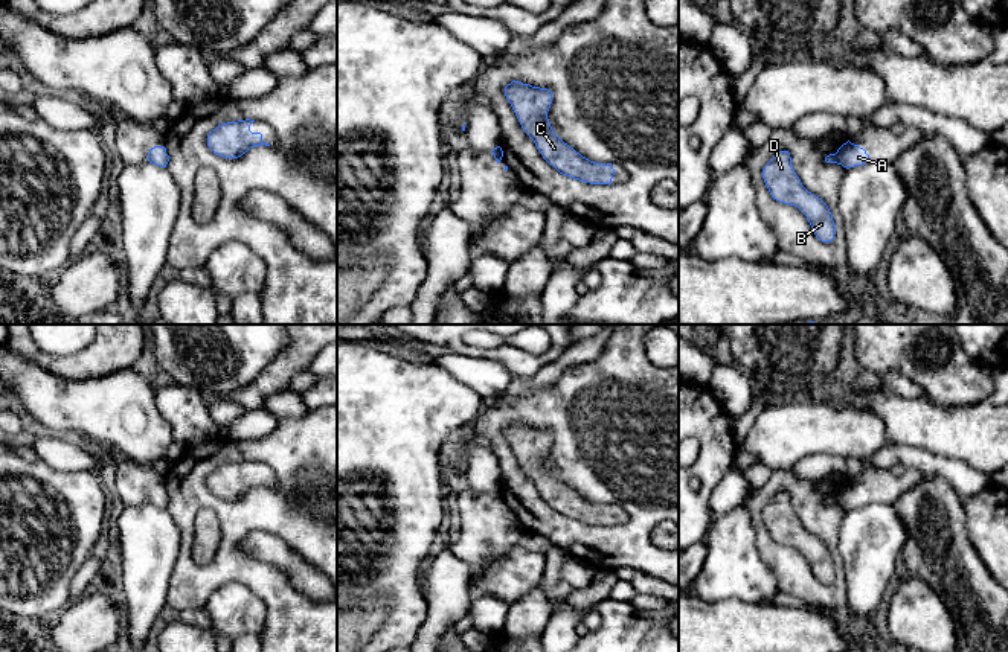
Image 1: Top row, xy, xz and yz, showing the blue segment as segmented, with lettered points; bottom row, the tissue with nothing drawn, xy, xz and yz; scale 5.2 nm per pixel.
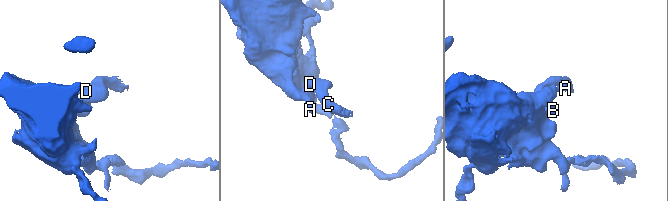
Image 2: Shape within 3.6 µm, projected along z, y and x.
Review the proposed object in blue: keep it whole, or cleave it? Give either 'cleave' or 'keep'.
keep

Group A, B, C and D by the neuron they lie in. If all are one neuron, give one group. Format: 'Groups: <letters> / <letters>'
Groups: A B C D

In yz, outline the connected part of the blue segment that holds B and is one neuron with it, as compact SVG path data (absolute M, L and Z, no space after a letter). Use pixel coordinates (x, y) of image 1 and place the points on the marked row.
M788 151L773 155L762 169L762 178L773 200L795 206L807 216L819 241L834 239L836 224L828 206L802 186Z

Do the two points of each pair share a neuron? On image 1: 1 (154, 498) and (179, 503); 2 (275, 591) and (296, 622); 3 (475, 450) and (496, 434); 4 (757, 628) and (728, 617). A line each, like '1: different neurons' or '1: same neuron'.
1: different neurons
2: same neuron
3: different neurons
4: same neuron

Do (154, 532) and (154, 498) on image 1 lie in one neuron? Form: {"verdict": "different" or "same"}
{"verdict": "different"}

